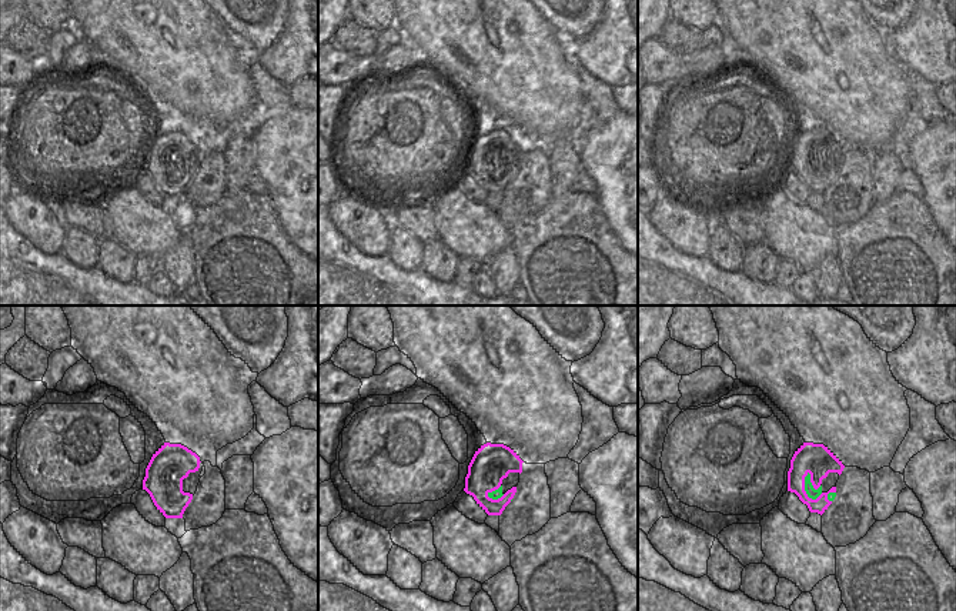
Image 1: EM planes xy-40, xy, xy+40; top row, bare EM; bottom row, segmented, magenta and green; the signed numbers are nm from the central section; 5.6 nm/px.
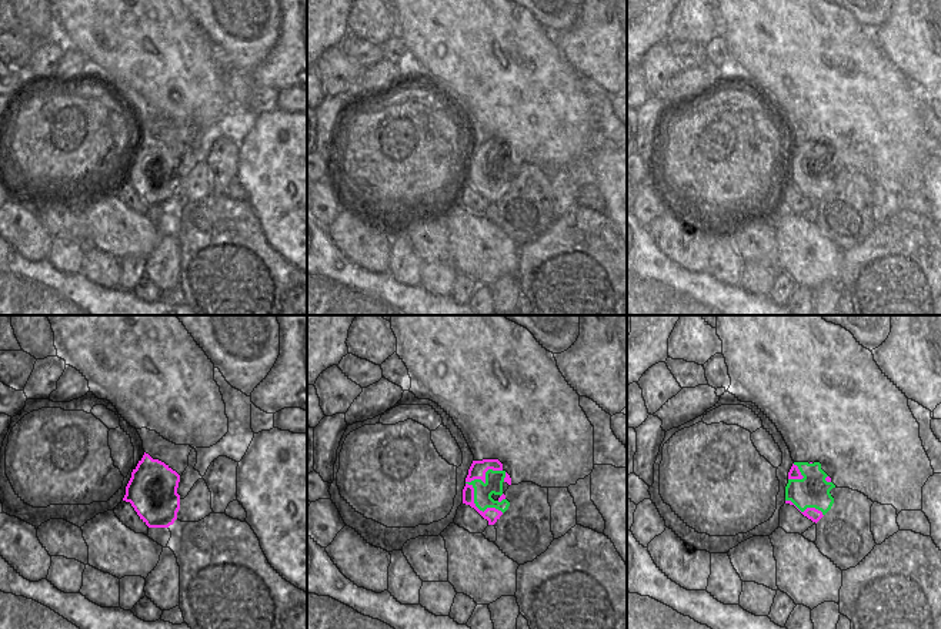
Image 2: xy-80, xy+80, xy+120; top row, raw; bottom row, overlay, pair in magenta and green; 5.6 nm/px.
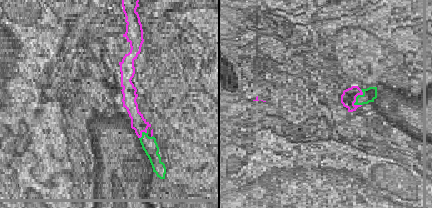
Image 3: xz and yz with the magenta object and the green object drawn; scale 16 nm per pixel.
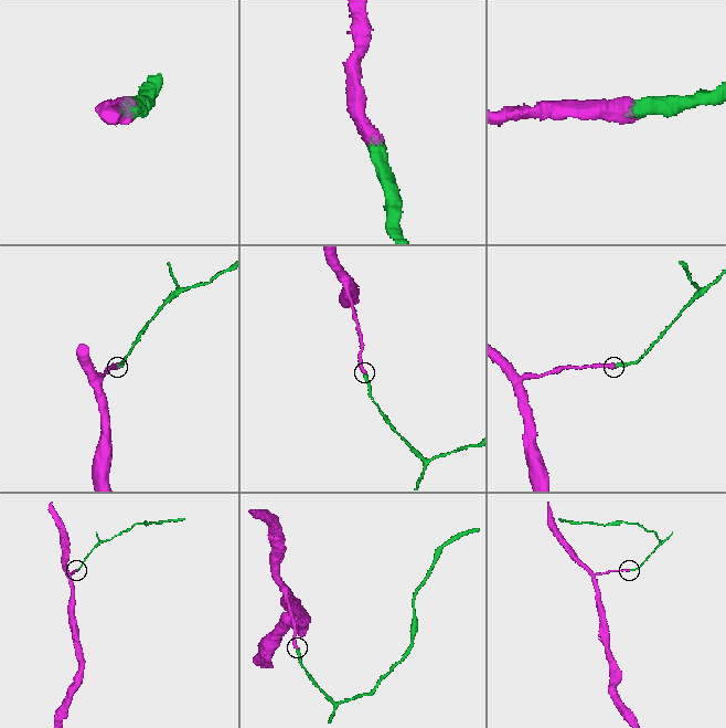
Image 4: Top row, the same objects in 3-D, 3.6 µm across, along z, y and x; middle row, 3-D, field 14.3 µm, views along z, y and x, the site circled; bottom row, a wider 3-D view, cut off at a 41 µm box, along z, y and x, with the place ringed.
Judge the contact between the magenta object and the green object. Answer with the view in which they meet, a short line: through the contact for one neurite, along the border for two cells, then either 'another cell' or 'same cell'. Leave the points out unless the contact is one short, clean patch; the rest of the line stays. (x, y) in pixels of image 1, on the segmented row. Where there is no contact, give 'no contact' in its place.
contact in xy+40; line xy+40 (815, 458), (808, 467), (804, 487), (811, 491); same cell

